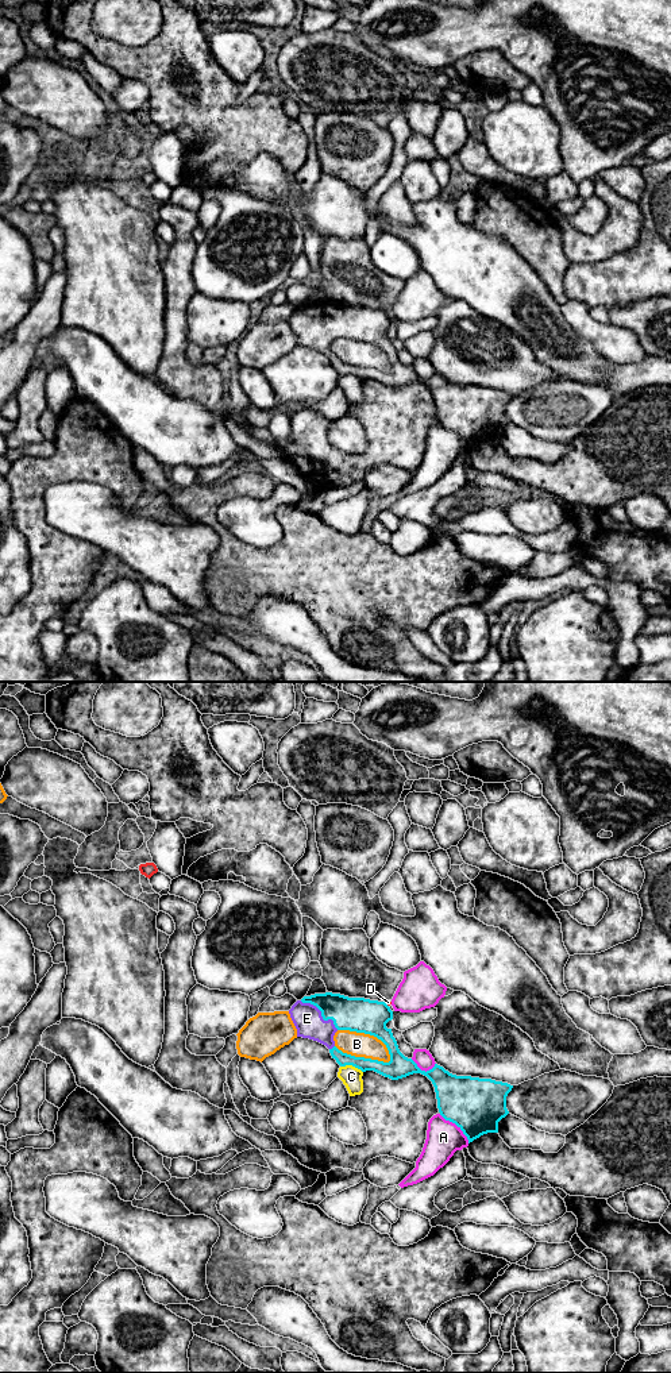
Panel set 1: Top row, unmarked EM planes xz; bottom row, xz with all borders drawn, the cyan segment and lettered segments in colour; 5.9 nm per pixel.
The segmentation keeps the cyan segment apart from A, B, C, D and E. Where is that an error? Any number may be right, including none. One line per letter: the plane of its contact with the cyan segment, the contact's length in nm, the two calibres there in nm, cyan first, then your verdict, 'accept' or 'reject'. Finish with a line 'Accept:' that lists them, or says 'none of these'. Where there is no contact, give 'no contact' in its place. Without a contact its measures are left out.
A: contact in xz; length 260 nm; calibres 320 and 200 nm; reject
B: contact in xz; length 380 nm; calibres 200 and 140 nm; reject
C: contact in xz; length 140 nm; calibres 110 and 120 nm; reject
D: contact in xz; length 40 nm; calibres 200 and 30 nm; reject
E: contact in xz; length 280 nm; calibres 200 and 170 nm; accept
Accept: E

